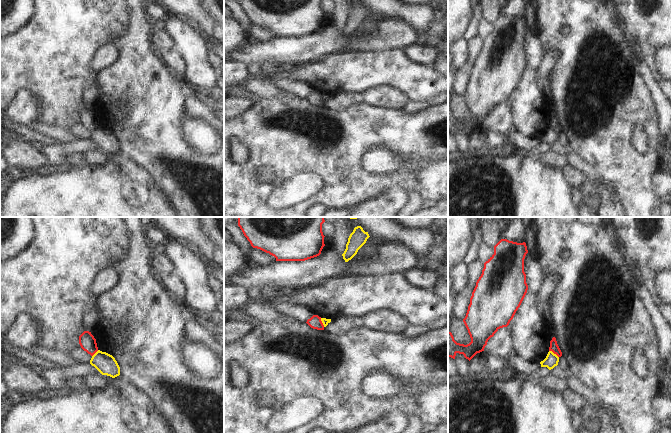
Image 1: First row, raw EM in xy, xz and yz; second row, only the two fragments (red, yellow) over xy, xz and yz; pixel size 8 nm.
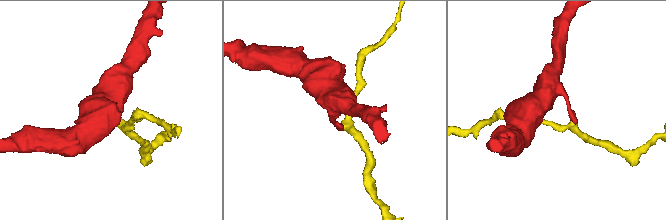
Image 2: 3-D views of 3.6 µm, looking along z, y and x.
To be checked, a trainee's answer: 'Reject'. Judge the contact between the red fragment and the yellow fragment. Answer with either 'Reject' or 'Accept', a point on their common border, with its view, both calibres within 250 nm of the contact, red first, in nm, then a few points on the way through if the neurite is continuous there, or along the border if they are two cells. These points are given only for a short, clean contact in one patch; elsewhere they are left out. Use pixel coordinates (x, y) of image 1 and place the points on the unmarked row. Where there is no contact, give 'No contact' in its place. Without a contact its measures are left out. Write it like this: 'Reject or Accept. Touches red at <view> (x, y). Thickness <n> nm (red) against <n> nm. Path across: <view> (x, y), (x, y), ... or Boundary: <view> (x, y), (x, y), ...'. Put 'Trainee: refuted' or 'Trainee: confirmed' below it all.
Reject. Touches red at yz (554, 129). Thickness 70 nm (red) against 110 nm. Boundary: yz (549, 126), (558, 133).
Trainee: confirmed

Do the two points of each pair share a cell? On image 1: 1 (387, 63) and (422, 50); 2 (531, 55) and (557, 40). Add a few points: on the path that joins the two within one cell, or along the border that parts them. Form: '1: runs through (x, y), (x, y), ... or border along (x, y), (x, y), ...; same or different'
1: border along (404, 49), (413, 60), (422, 64), (430, 64); different
2: border along (532, 29), (545, 53); different

